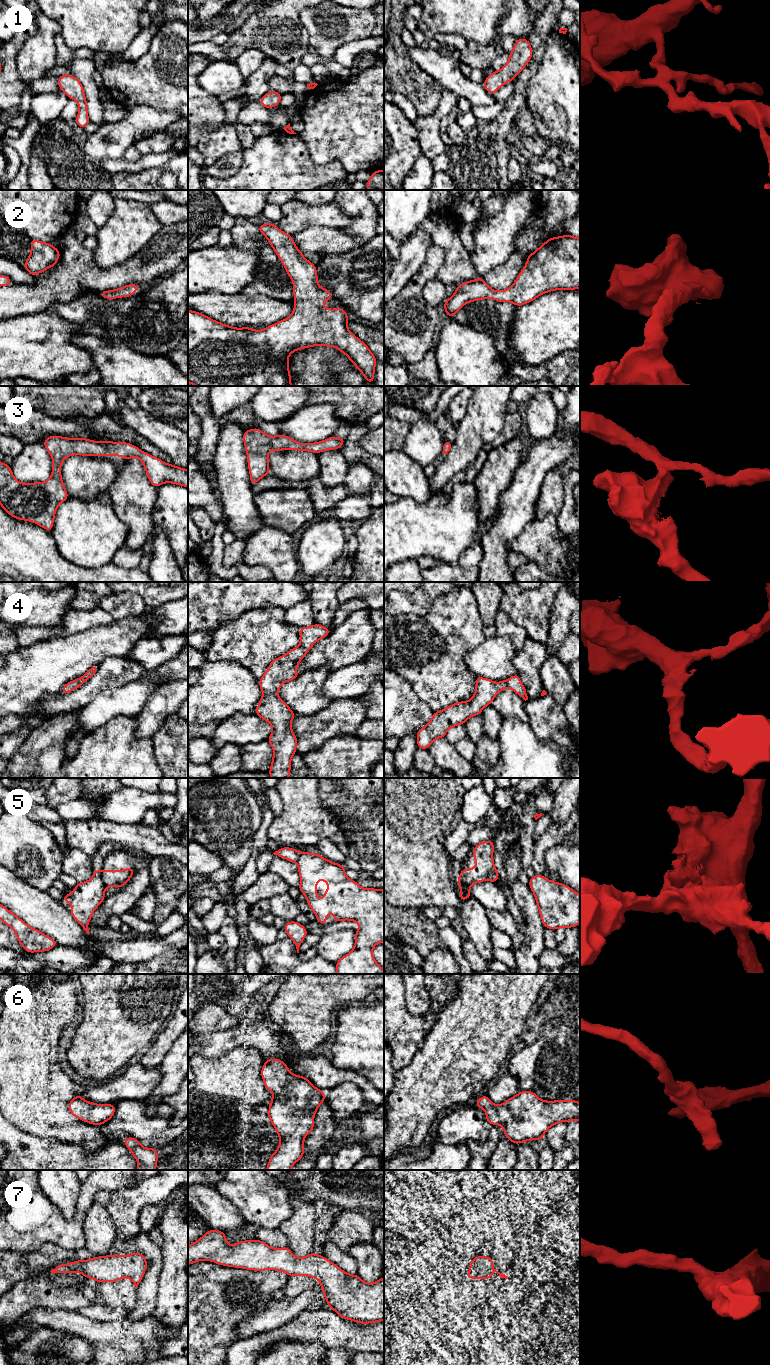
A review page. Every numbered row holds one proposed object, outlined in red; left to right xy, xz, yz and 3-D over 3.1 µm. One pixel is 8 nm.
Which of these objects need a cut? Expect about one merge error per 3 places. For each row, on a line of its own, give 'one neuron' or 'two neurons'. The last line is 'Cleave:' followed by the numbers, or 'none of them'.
1: one neuron
2: one neuron
3: one neuron
4: one neuron
5: two neurons
6: one neuron
7: one neuron
Cleave: 5

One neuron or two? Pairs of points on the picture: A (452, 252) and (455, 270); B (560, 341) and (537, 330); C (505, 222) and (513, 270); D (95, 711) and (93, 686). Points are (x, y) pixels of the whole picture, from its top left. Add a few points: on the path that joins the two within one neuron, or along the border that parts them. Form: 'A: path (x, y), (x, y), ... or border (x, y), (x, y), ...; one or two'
A: path (455, 256), (455, 266); one
B: path (554, 335), (549, 330), (543, 330); one
C: border (516, 249), (504, 262), (491, 268); two
D: border (116, 688), (103, 690), (80, 709); two

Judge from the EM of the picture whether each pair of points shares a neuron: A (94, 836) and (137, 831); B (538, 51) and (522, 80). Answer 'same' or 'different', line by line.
A: same
B: same

